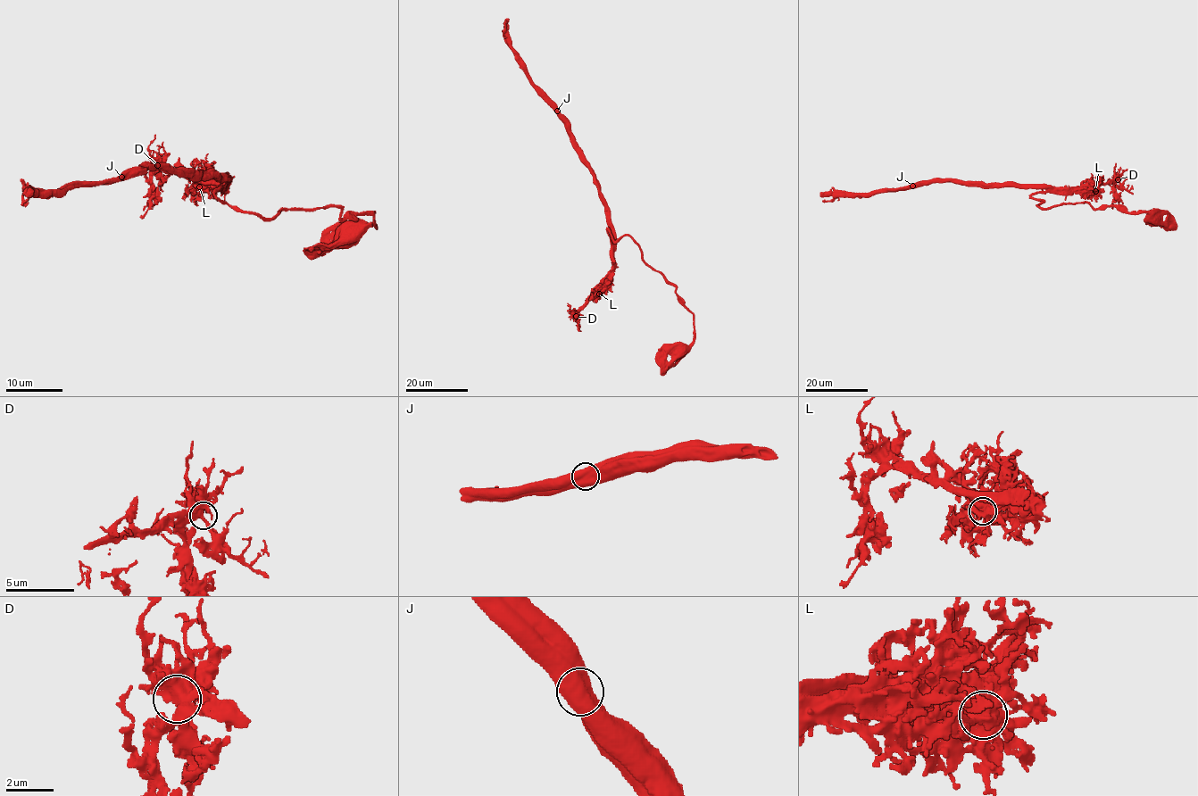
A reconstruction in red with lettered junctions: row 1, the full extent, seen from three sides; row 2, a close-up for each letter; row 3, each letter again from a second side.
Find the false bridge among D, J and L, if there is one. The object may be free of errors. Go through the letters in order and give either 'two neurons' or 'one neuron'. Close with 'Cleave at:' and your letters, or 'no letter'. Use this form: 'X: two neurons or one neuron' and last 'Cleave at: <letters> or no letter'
D: one neuron
J: two neurons
L: one neuron
Cleave at: J

